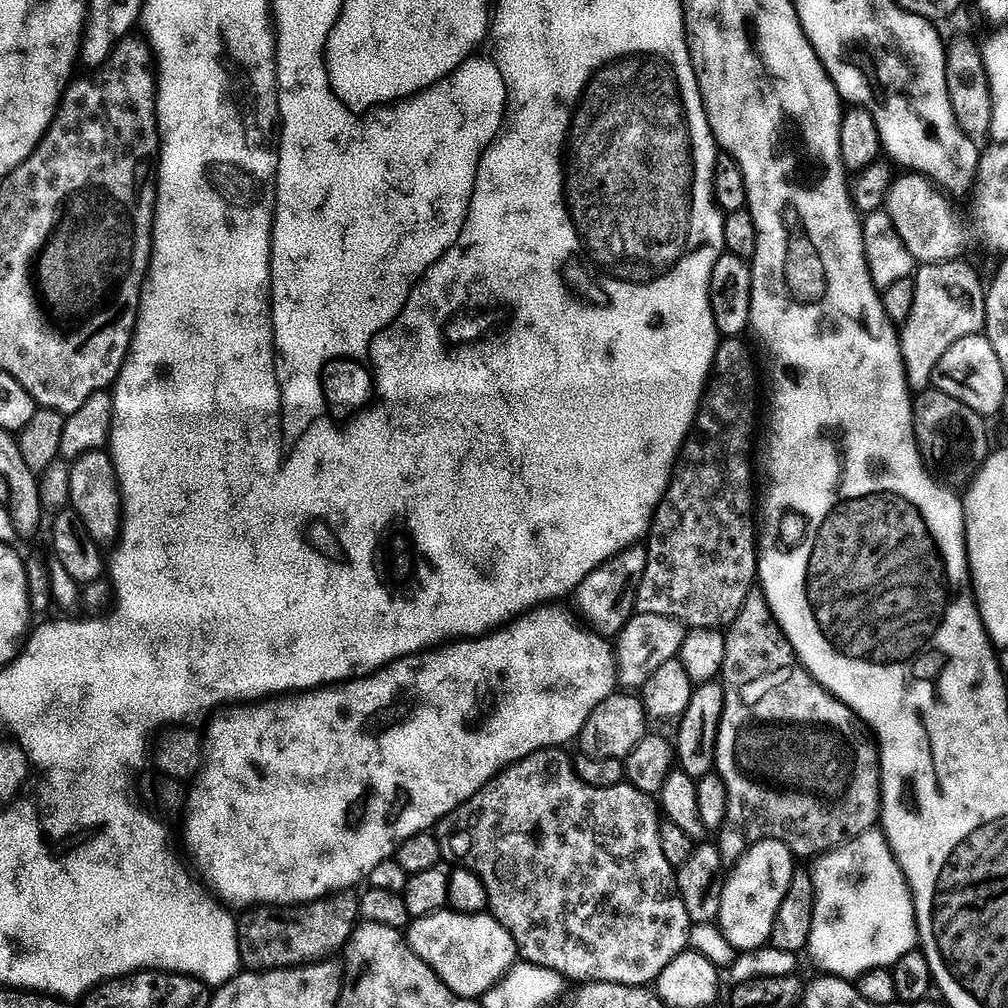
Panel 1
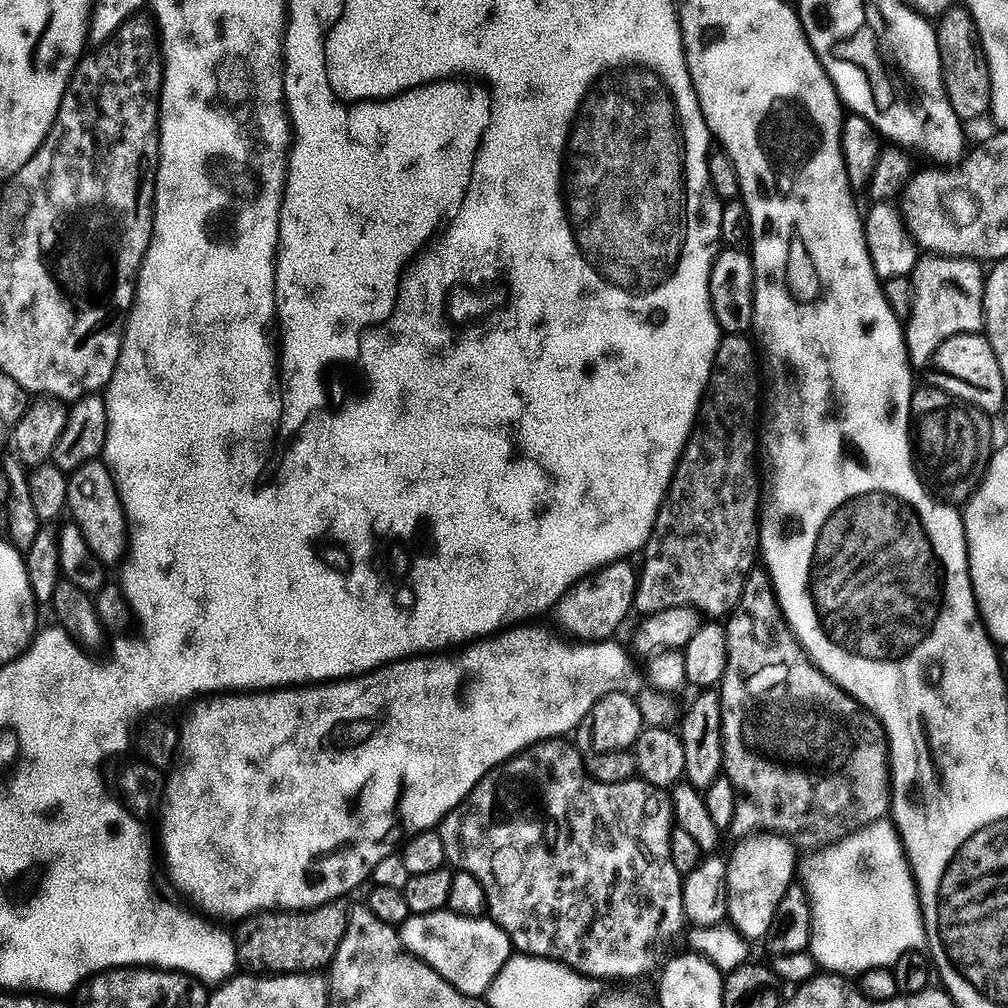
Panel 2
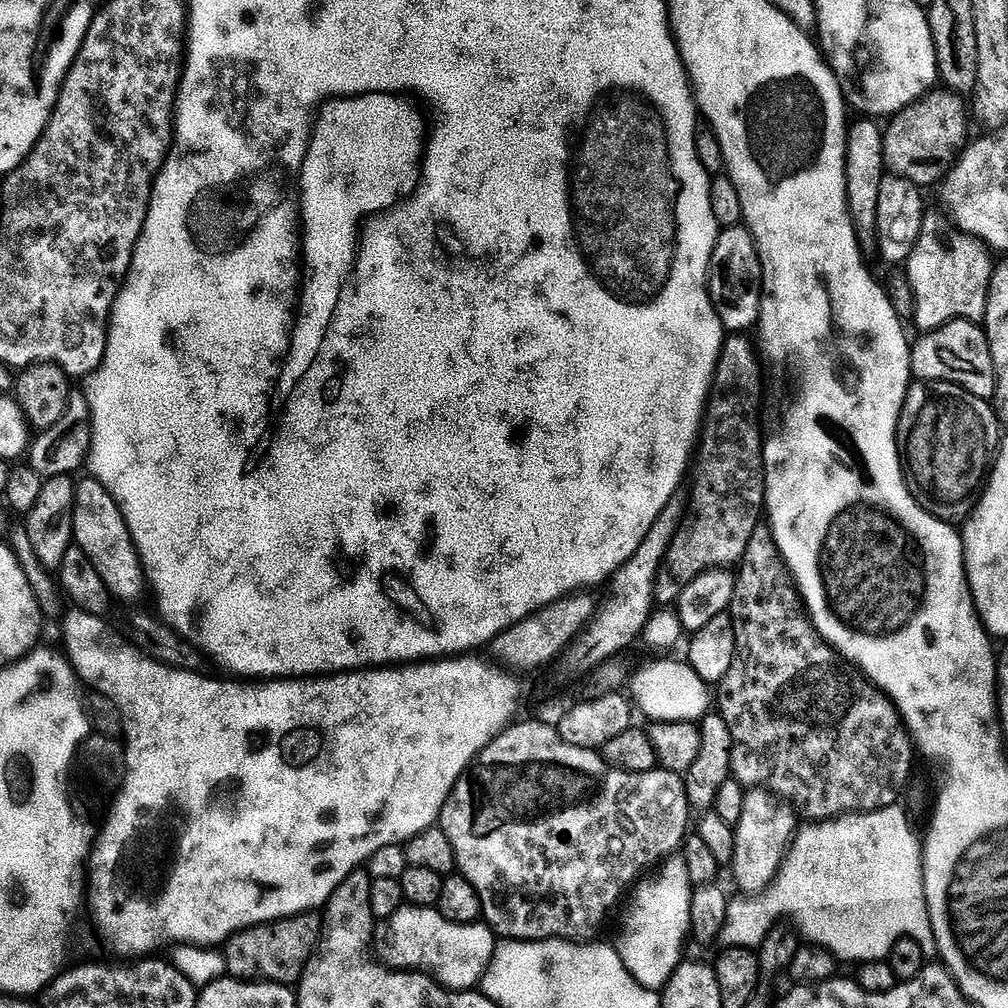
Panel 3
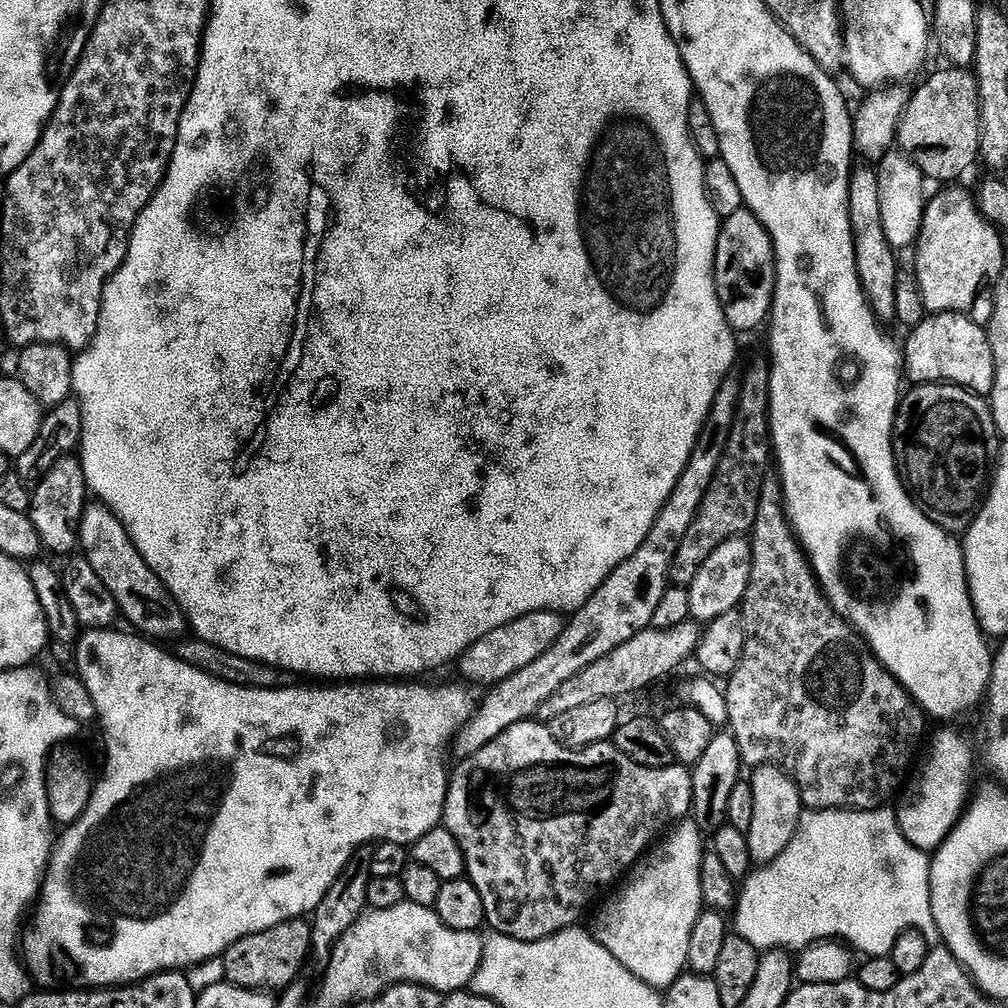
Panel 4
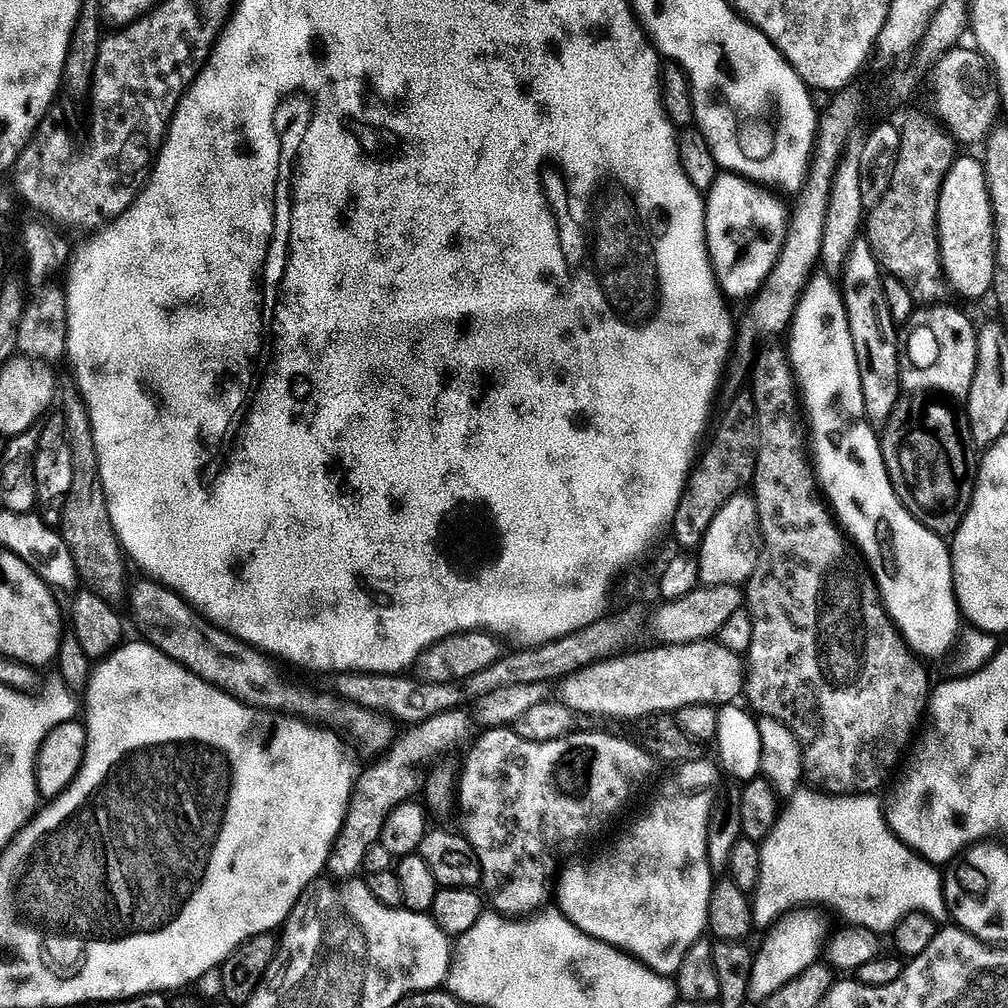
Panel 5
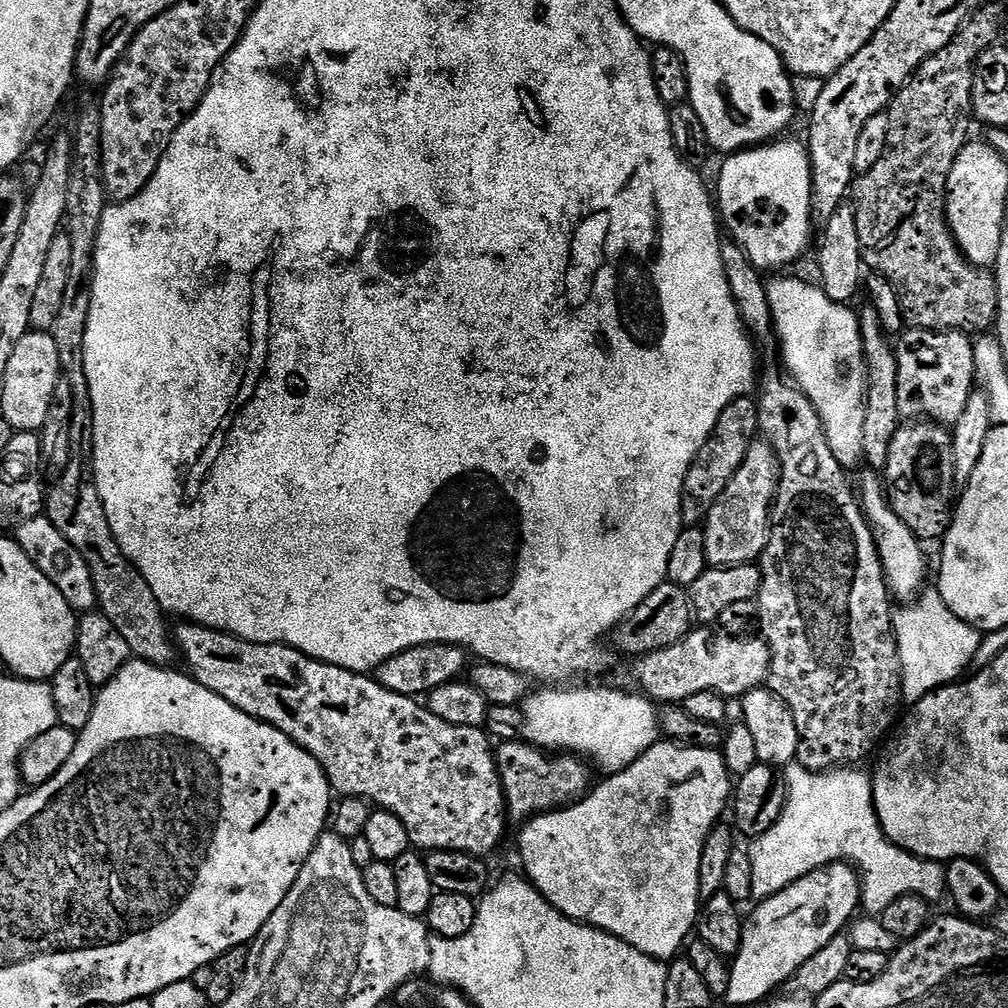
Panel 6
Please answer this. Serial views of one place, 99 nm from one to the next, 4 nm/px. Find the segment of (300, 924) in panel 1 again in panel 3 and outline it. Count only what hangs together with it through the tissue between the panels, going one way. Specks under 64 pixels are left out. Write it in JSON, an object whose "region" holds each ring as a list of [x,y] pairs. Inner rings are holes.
{"region":[[[319,915],[285,916],[283,920],[273,920],[271,924],[243,928],[226,942],[227,975],[249,982],[295,985],[313,963],[326,932],[325,921],[316,916]]]}

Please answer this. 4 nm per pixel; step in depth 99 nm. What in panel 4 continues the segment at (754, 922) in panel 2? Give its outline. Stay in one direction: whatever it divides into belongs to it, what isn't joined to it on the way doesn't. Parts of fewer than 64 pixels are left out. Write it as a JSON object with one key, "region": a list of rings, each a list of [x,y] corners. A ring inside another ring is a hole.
{"region":[[[760,766],[750,779],[752,797],[754,798],[754,818],[750,818],[747,830],[748,850],[757,865],[769,864],[778,854],[782,854],[791,842],[800,817],[805,811],[800,791],[791,776],[779,766]]]}

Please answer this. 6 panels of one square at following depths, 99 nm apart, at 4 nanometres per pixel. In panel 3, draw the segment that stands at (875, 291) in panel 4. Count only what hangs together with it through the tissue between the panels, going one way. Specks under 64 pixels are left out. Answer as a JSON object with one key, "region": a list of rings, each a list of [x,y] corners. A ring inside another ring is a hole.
{"region":[[[860,118],[860,121],[849,123],[848,141],[846,142],[846,198],[848,199],[848,213],[852,216],[852,225],[856,228],[856,237],[860,240],[860,247],[864,250],[877,247],[876,219],[878,218],[878,198],[882,186],[886,181],[884,167],[884,128],[875,119]]]}

